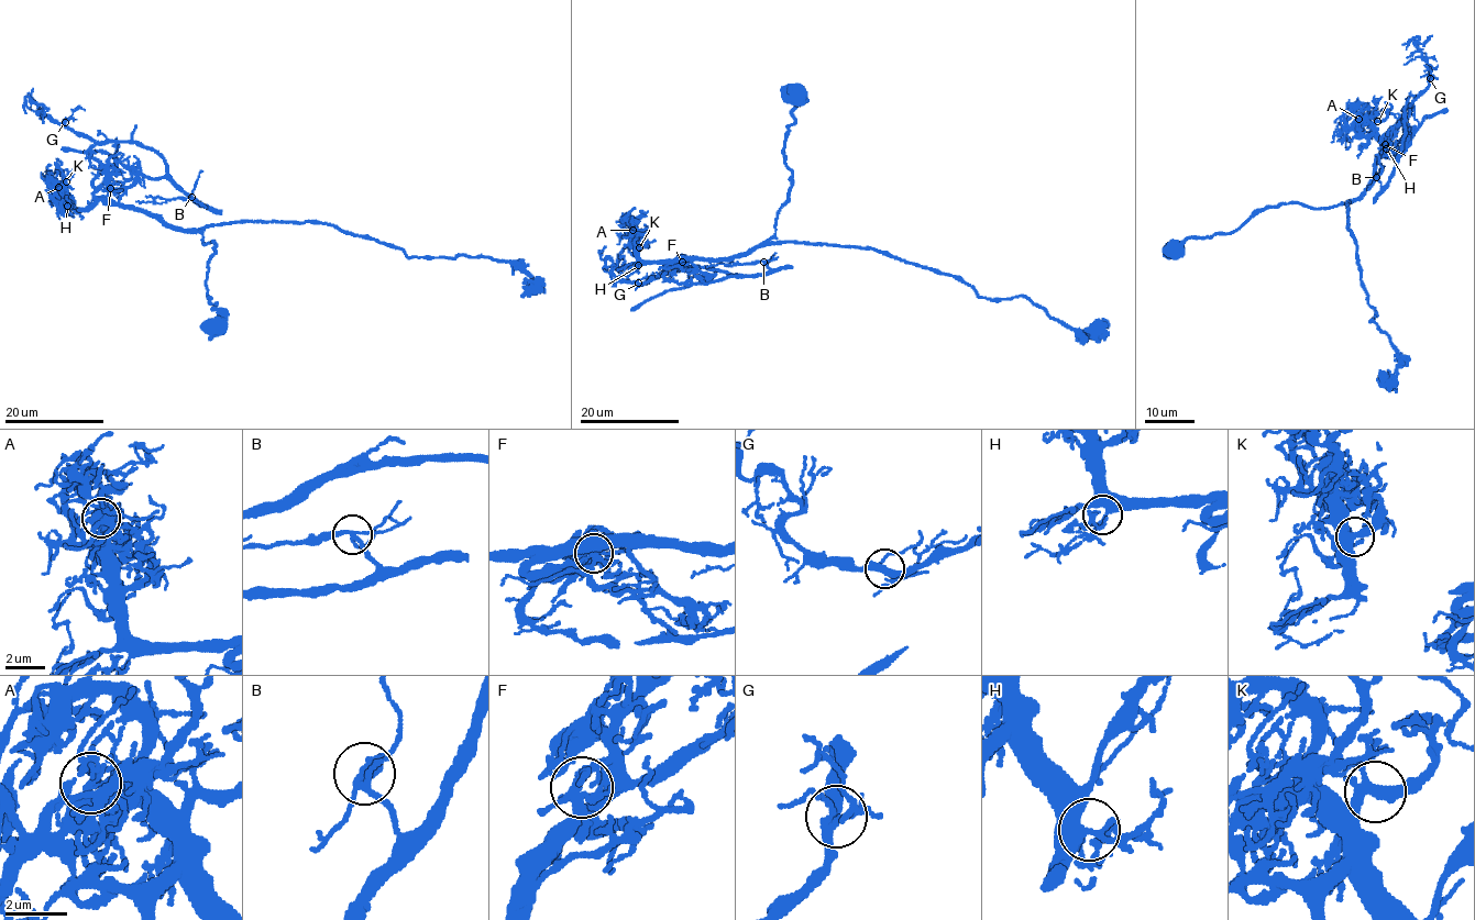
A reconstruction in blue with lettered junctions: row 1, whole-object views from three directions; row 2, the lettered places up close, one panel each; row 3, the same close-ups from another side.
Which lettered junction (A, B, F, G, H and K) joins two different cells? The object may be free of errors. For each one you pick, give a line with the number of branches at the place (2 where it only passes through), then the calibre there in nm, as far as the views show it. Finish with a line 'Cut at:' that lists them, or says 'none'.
F: 6 | 280 nm
Cut at: F

